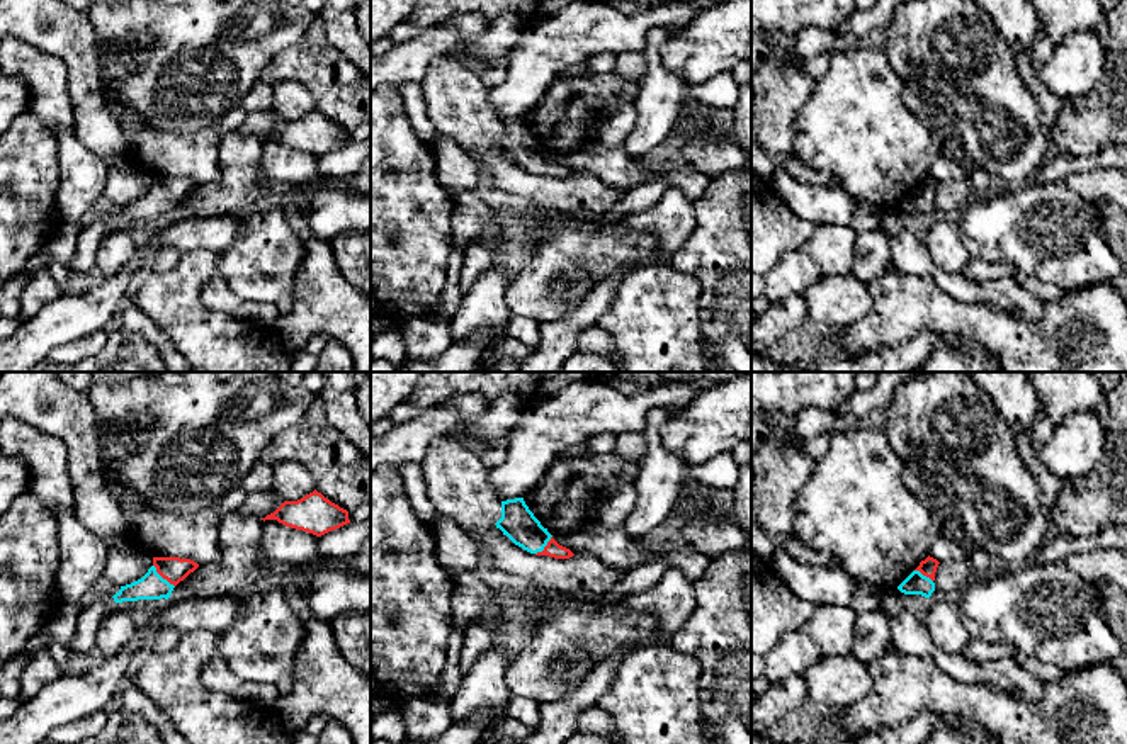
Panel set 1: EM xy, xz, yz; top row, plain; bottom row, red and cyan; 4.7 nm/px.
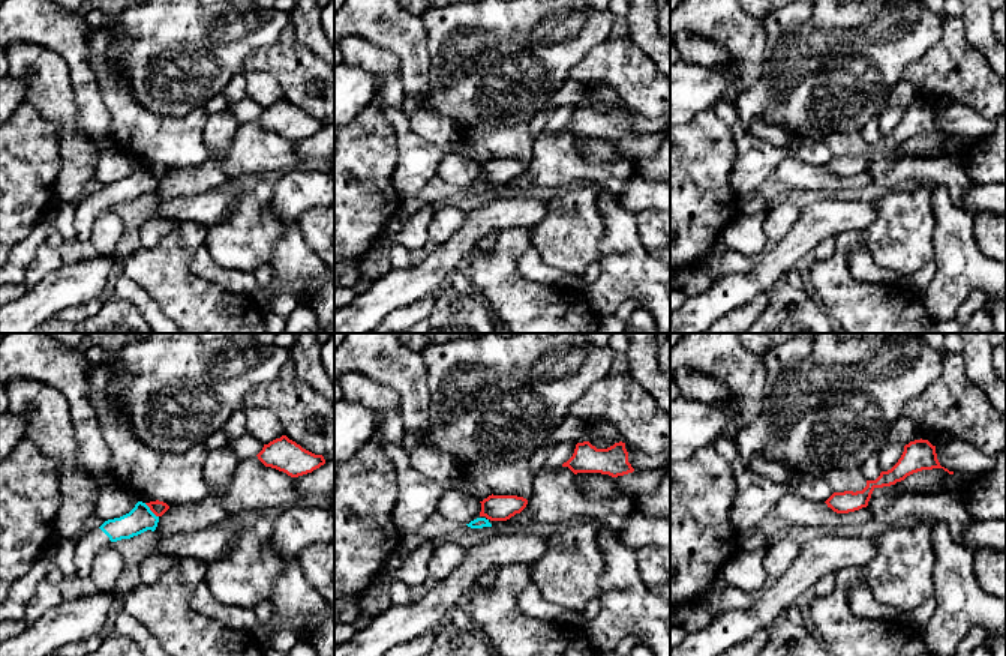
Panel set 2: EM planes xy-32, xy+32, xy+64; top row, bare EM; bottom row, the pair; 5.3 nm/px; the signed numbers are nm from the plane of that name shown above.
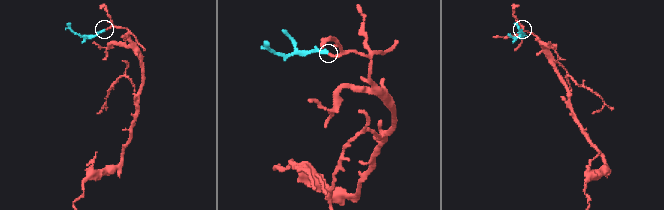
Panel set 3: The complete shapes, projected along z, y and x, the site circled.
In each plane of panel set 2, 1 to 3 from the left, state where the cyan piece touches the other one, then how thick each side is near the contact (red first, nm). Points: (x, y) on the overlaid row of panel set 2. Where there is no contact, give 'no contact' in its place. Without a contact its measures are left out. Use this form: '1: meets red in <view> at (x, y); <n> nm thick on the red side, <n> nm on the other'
1: meets red in xy-32 at (152, 511); 80 nm thick on the red side, 140 nm on the other
2: no contact
3: no contact

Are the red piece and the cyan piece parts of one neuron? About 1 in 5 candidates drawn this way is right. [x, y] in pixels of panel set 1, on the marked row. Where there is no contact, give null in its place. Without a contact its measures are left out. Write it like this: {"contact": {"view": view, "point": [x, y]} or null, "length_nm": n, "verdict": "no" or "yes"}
{"contact": {"view": "xy", "point": [162, 576]}, "length_nm": 150, "verdict": "yes"}

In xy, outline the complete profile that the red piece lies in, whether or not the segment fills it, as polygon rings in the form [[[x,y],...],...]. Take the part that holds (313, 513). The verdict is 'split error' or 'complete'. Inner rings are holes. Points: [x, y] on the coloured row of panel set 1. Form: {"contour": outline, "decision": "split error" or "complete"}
{"contour": [[[316,489],[297,501],[284,501],[265,520],[277,520],[279,523],[321,537],[347,523],[348,511],[326,499]]], "decision": "complete"}

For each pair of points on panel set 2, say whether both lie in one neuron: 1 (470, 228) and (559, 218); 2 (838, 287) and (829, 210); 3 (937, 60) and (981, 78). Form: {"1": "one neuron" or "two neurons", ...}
{"1": "two neurons", "2": "two neurons", "3": "one neuron"}

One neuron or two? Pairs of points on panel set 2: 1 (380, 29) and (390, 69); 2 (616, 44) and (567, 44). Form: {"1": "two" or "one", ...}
{"1": "two", "2": "two"}

